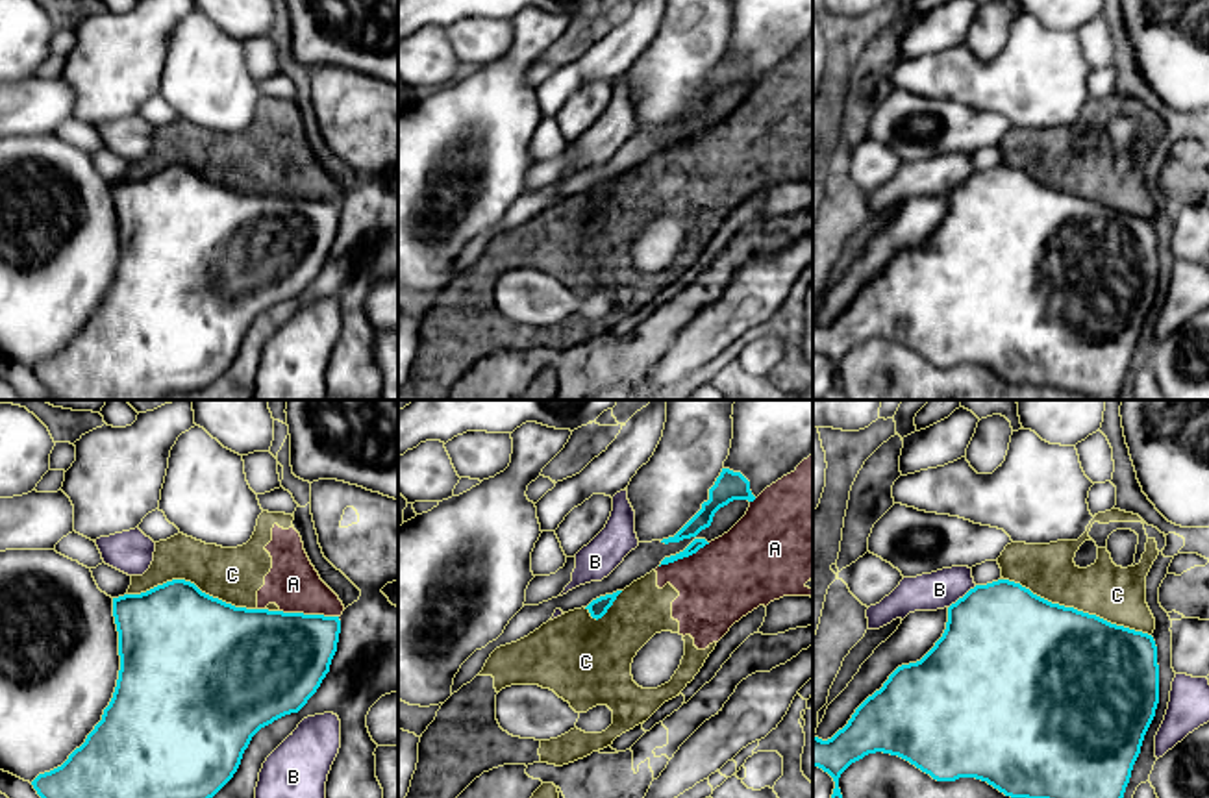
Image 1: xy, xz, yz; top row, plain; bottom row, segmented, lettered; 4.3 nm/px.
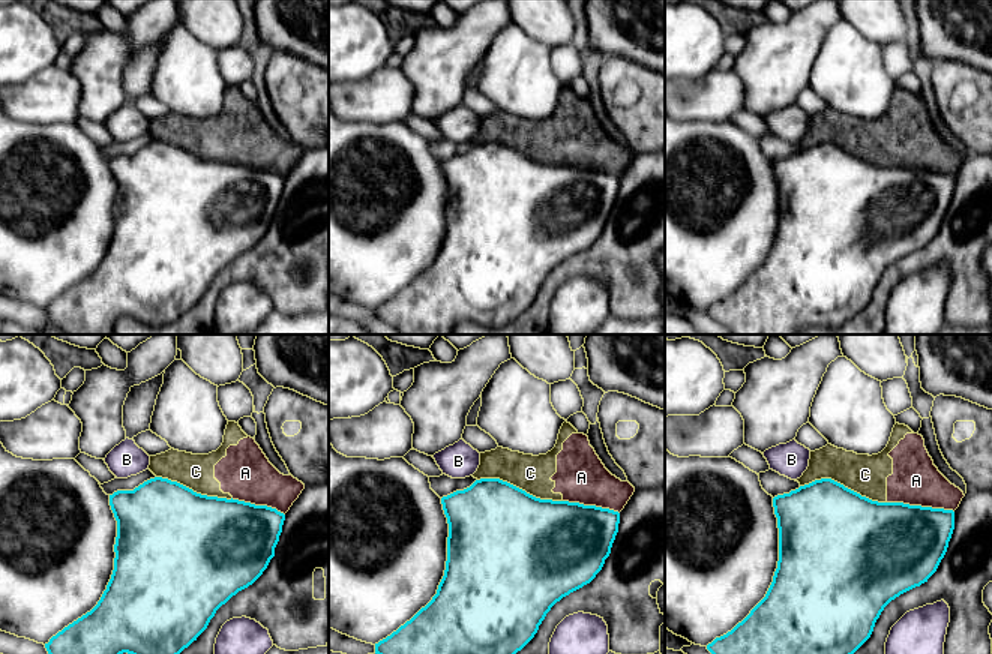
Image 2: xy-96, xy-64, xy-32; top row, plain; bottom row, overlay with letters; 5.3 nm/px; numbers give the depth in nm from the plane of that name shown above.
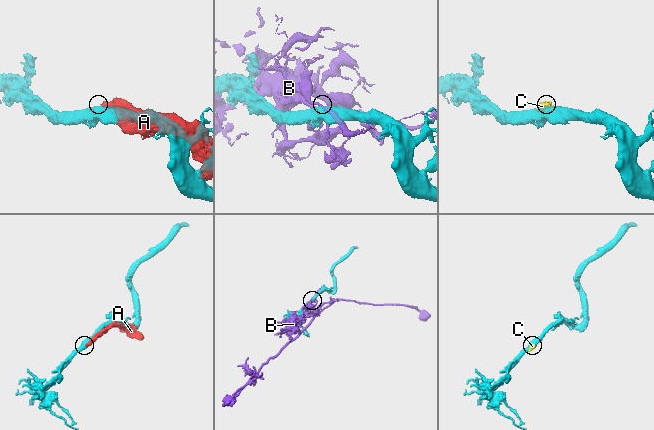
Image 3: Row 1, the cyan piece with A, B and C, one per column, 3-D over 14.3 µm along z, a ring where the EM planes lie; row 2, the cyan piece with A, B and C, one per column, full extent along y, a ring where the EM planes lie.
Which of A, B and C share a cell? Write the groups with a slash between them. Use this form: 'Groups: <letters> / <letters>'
Groups: A C / B

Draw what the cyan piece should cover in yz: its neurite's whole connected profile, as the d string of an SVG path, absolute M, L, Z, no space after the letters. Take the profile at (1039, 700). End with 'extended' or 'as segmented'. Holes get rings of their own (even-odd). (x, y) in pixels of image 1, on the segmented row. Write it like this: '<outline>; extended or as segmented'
M998 580L987 585L976 585L963 598L952 604L948 607L946 630L935 646L920 661L898 667L883 687L855 709L842 729L828 741L813 737L813 767L822 768L833 778L835 789L831 798L842 798L839 789L841 774L852 763L876 752L898 755L937 781L976 778L987 781L1011 798L1124 798L1144 735L1155 717L1157 704L1159 665L1157 646L1152 635L1111 624L1096 615L1089 615L1074 607L1052 604L1020 583Z; as segmented

